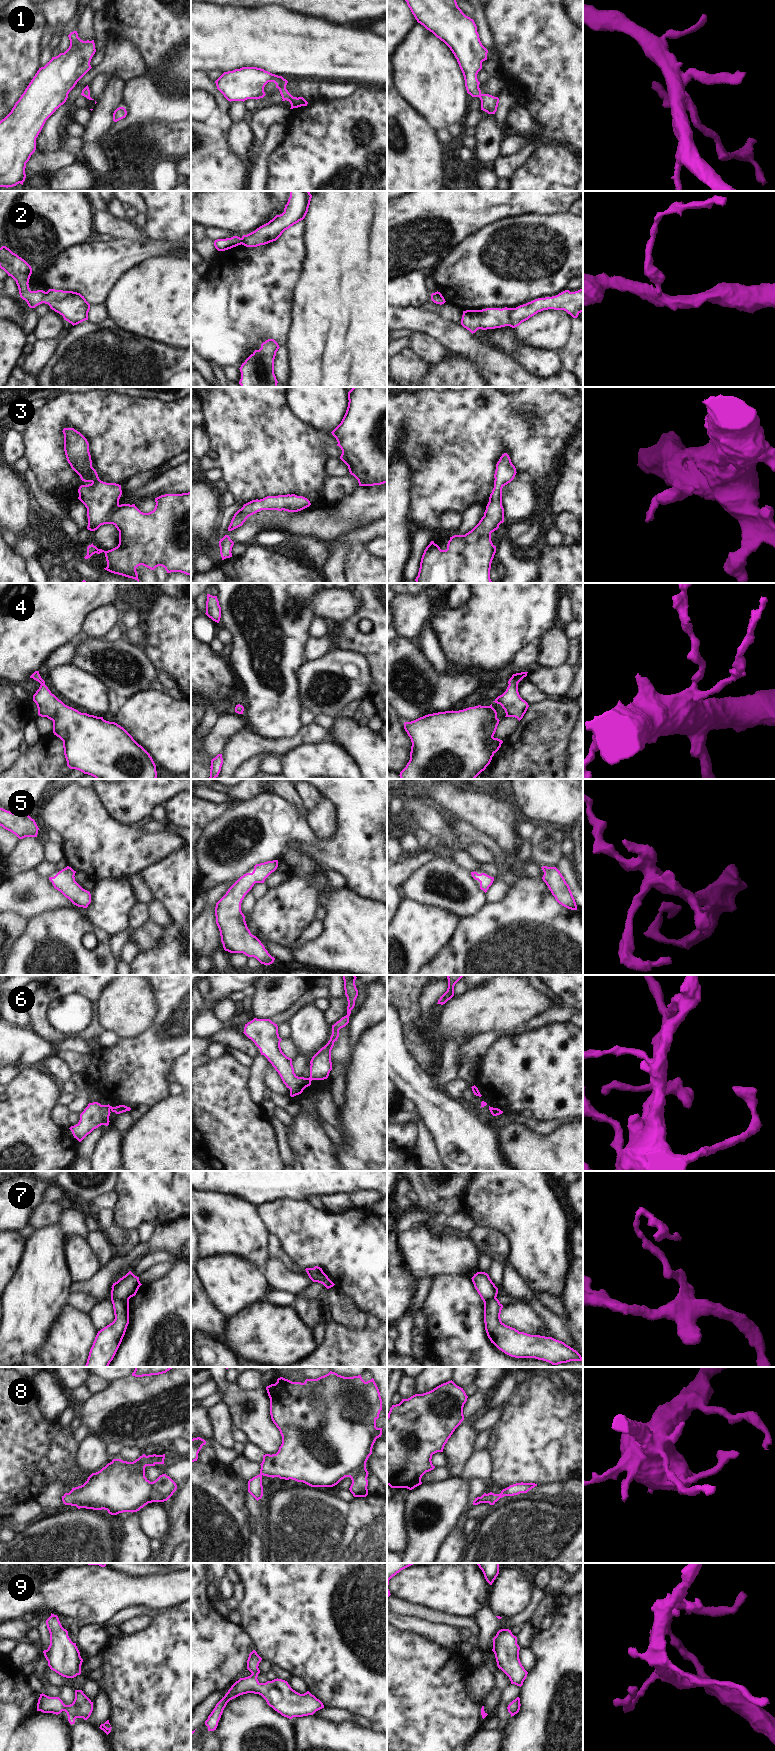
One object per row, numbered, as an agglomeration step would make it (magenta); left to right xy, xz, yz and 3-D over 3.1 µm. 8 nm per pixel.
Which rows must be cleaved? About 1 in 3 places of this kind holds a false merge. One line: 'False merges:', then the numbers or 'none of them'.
False merges: 6, 7

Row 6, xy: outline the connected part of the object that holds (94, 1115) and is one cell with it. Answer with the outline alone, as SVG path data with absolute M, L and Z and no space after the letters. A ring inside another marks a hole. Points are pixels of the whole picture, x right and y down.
M98 1102L89 1103L84 1111L80 1114L79 1122L71 1126L74 1138L81 1142L88 1134L101 1125L109 1125L109 1116L115 1112L112 1106L101 1105Z

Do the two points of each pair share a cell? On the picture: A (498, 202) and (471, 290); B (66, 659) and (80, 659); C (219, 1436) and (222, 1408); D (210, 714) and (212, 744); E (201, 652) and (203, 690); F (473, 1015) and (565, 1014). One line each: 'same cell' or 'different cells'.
A: different cells
B: different cells
C: same cell
D: different cells
E: same cell
F: different cells

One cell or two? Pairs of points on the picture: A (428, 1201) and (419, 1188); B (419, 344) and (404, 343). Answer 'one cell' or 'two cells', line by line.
A: one cell
B: two cells

